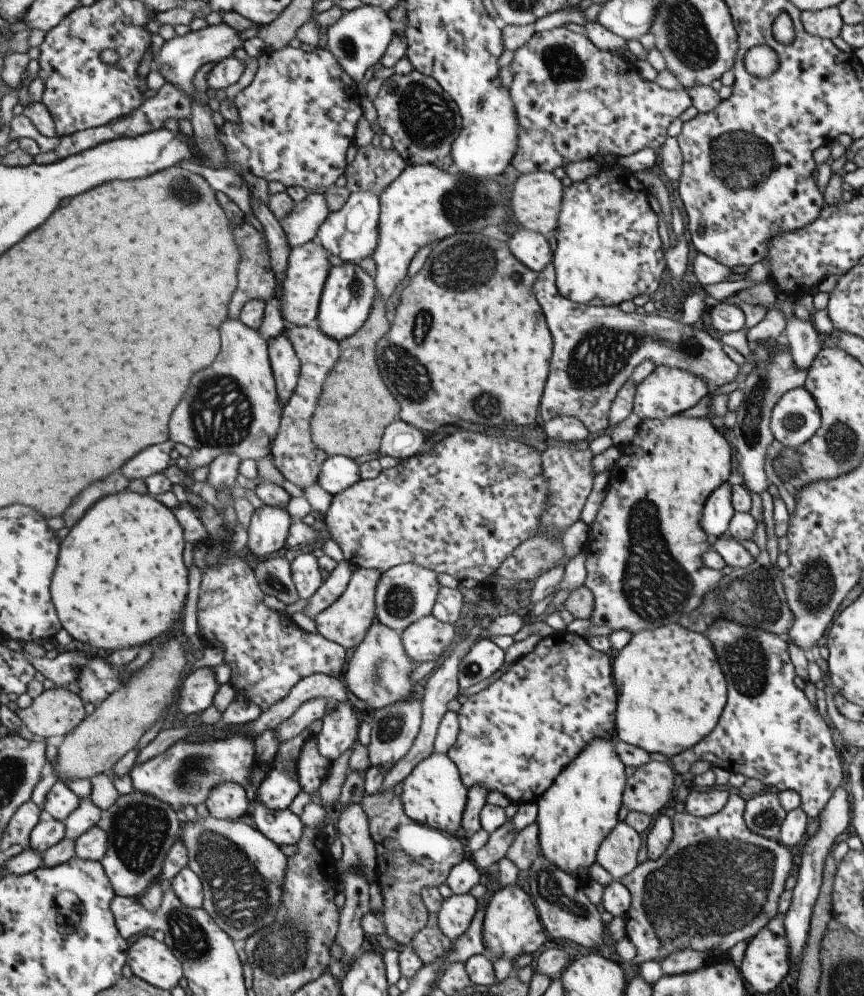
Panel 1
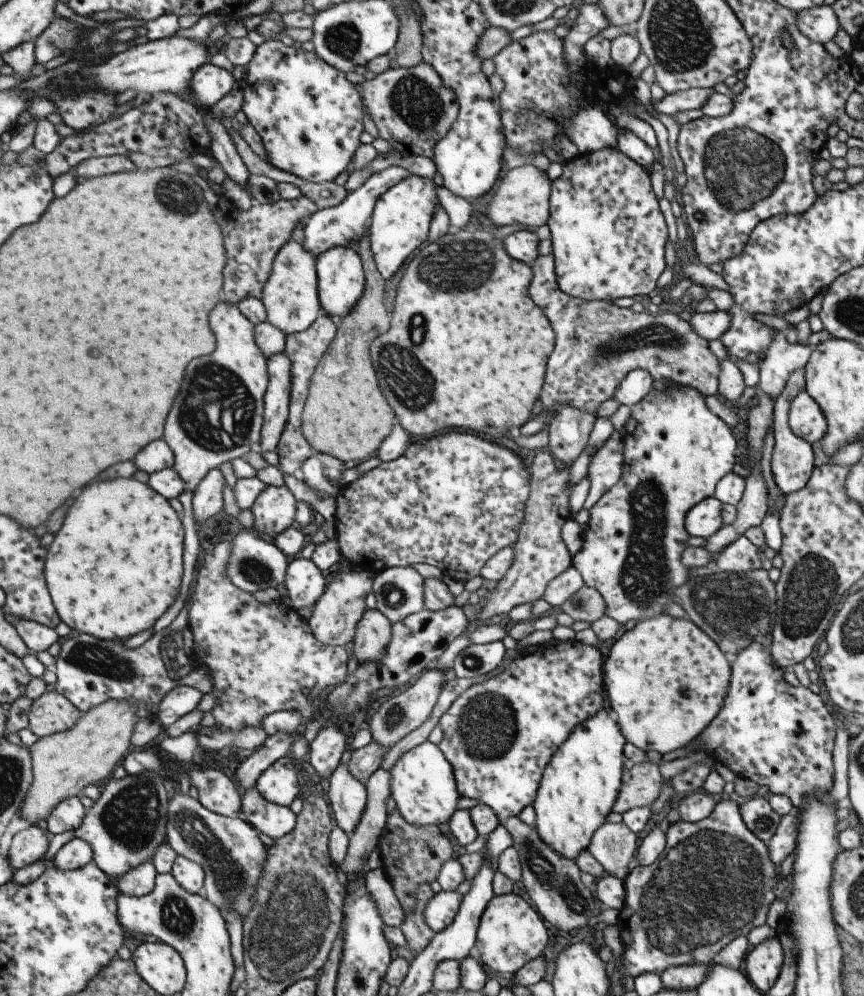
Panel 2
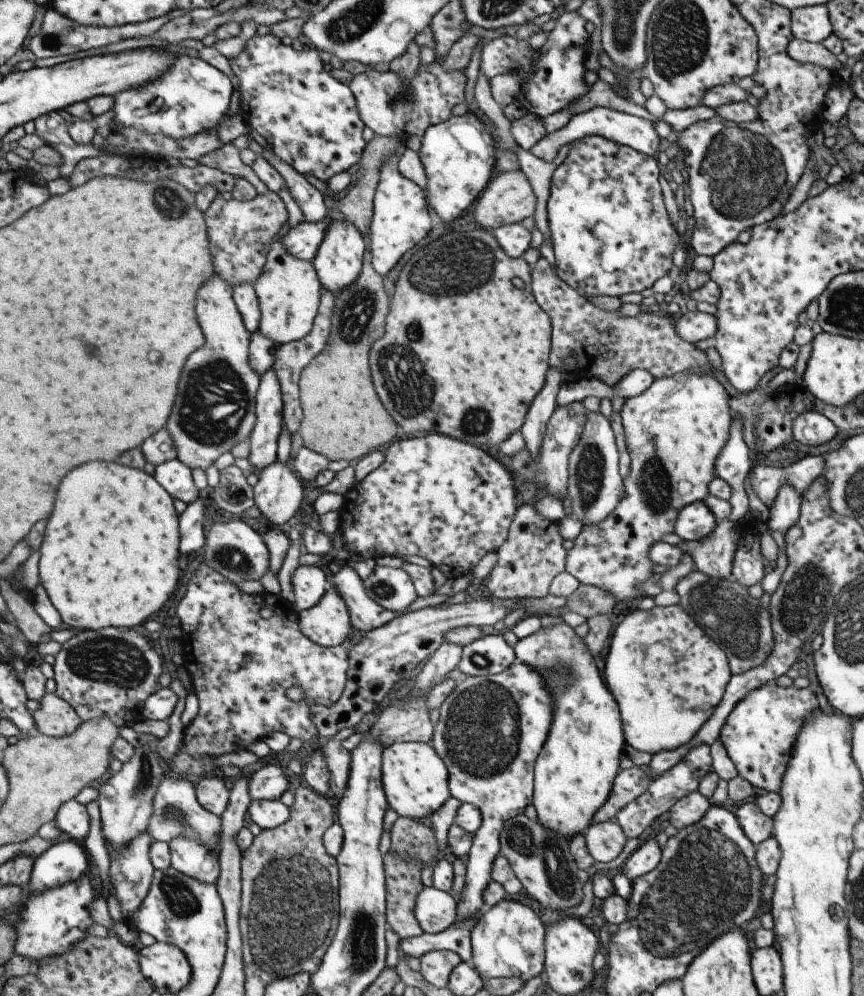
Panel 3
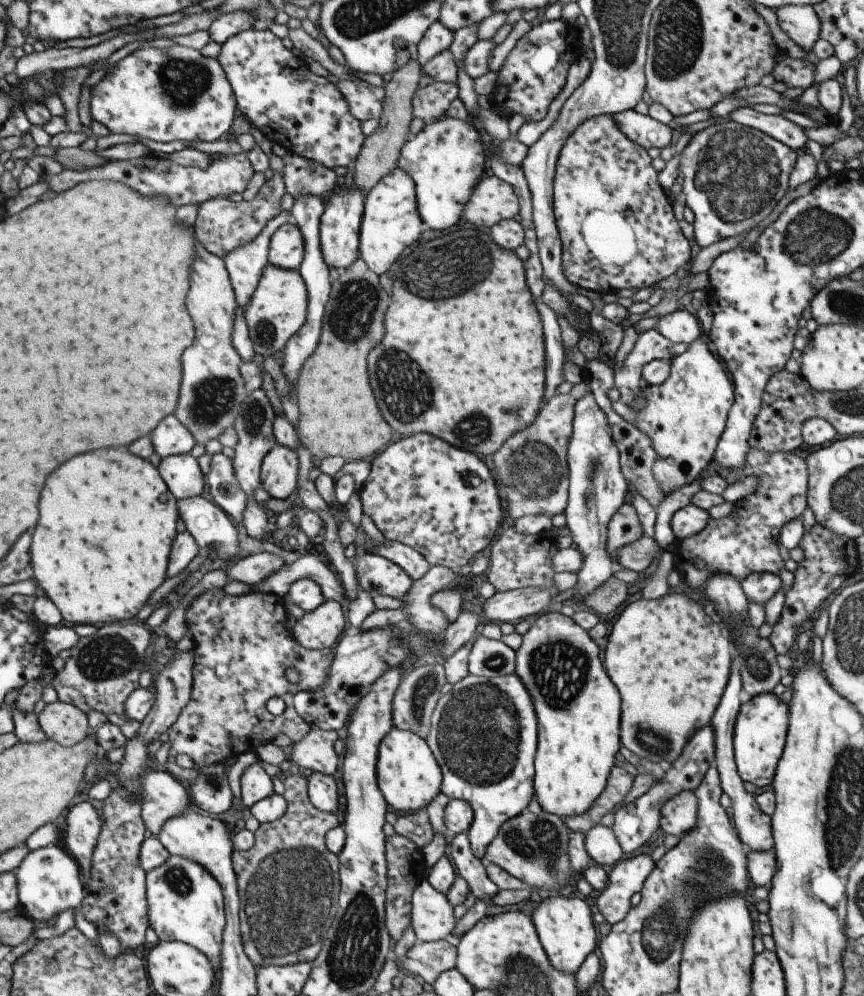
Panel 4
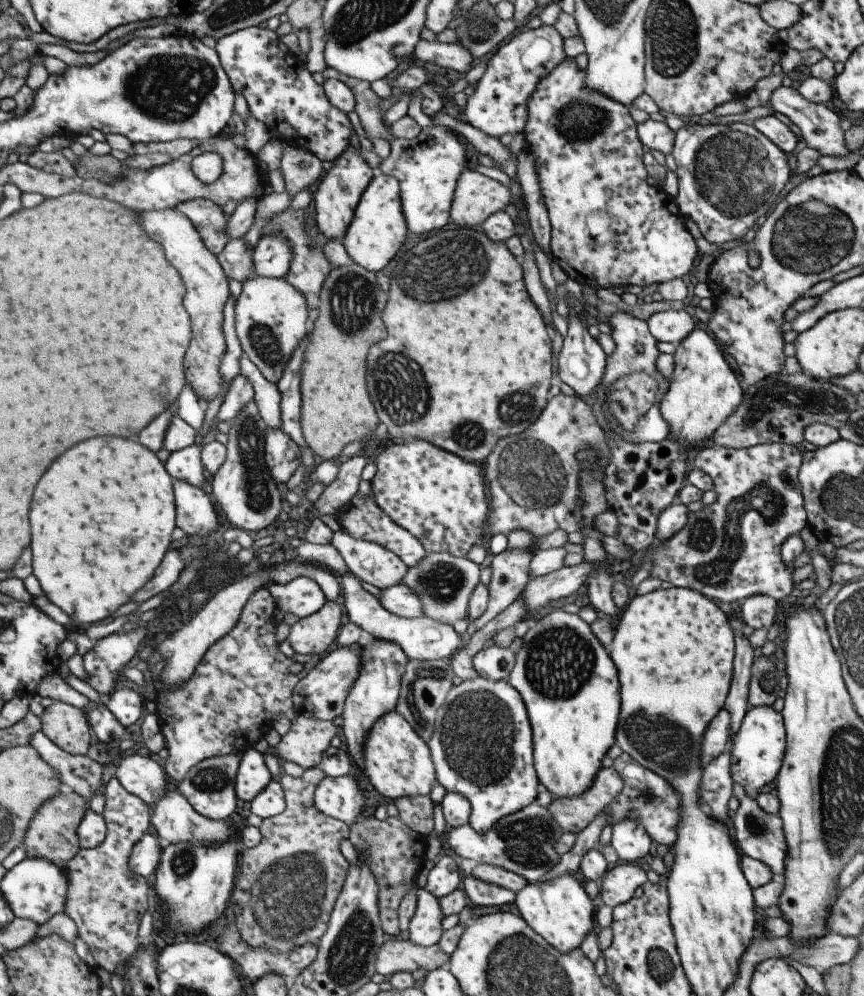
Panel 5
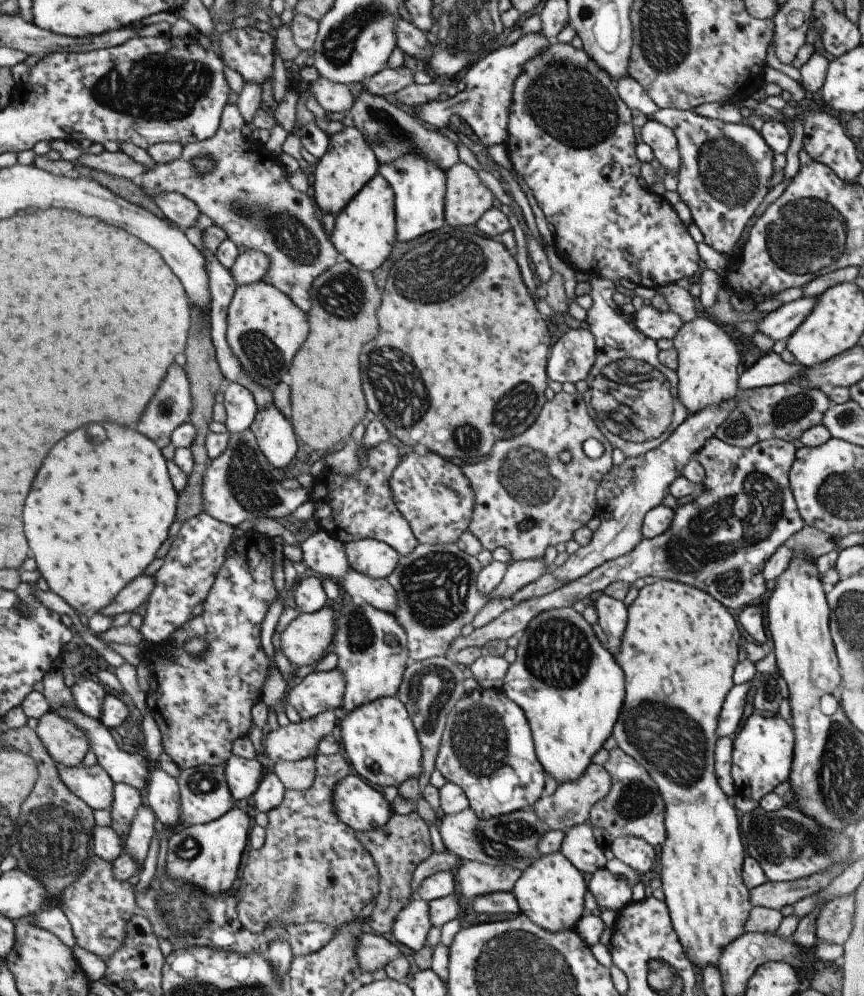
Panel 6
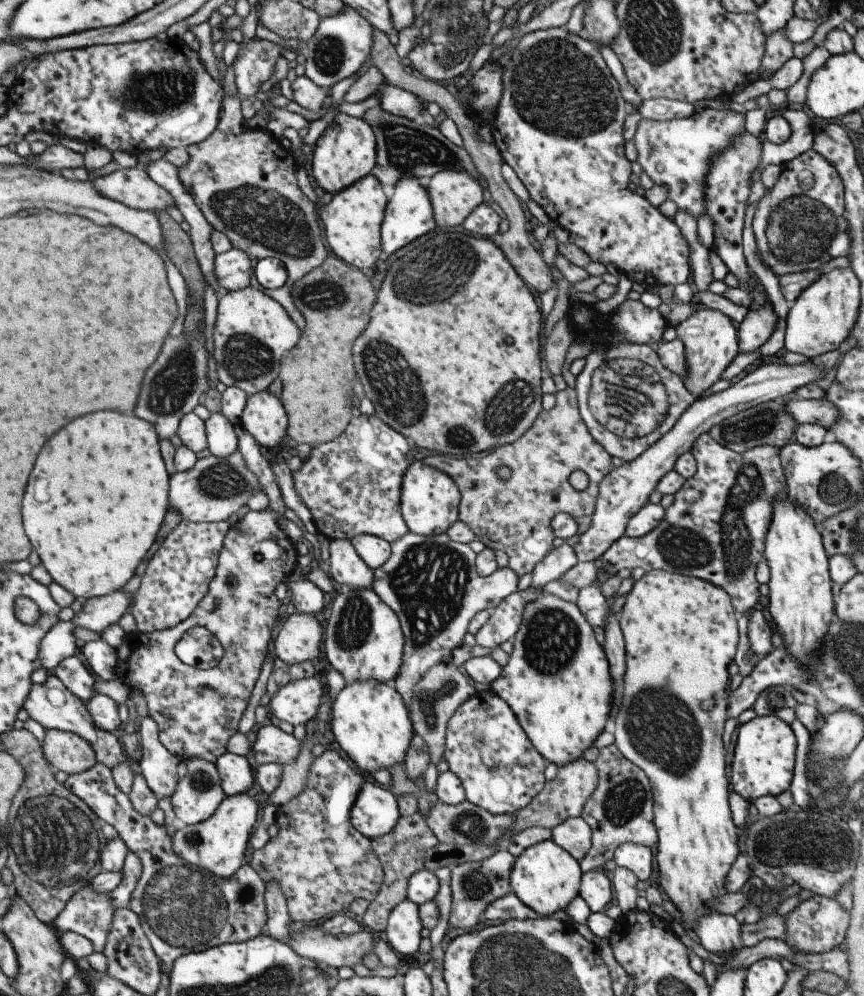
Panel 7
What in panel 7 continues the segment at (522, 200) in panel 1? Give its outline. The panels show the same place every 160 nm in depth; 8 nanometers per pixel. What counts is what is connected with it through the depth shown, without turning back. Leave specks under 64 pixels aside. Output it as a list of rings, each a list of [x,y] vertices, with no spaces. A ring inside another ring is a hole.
[[[461,169],[436,172],[424,181],[436,226],[453,228],[483,203],[477,181]]]

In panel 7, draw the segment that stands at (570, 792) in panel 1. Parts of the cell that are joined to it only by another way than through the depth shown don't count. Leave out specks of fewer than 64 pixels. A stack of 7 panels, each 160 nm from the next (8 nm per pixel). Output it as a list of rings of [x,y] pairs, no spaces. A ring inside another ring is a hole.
[[[542,592],[532,603],[524,606],[519,628],[511,641],[513,646],[509,660],[501,667],[499,676],[491,682],[489,690],[509,705],[533,748],[547,764],[553,762],[559,768],[581,759],[581,754],[603,730],[614,704],[614,684],[608,660],[602,646],[596,641],[592,626],[583,618],[575,603]]]

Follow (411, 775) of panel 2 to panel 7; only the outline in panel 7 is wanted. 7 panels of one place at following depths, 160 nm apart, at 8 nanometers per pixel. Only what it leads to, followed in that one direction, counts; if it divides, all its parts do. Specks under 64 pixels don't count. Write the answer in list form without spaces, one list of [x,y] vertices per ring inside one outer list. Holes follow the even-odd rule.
[[[345,683],[330,708],[329,723],[330,732],[340,749],[355,763],[357,769],[370,775],[381,768],[389,771],[391,767],[403,764],[414,735],[408,708],[391,683]]]

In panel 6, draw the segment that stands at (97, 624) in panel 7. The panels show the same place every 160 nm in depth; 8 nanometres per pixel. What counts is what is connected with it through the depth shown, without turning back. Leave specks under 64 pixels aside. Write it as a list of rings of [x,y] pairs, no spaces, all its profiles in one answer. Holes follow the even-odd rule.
[[[139,575],[128,582],[115,596],[97,613],[115,616],[121,612],[139,611],[148,599],[149,593],[154,589],[154,578],[151,575]]]

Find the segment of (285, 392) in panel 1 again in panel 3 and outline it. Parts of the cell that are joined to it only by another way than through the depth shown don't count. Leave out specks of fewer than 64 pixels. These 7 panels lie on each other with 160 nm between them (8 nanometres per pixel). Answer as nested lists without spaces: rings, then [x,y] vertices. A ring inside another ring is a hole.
[[[271,367],[259,377],[254,399],[256,422],[247,440],[247,460],[258,472],[276,461],[277,438],[281,432],[283,403],[280,384]]]

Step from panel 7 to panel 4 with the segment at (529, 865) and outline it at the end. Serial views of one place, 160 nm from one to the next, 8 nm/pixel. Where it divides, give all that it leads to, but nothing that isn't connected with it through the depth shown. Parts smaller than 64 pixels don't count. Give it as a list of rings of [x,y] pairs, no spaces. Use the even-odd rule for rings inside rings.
[[[555,895],[540,900],[530,917],[549,964],[559,972],[574,975],[585,957],[595,950],[599,936],[597,930],[593,929],[595,922],[591,920],[587,904],[577,897],[567,897]]]

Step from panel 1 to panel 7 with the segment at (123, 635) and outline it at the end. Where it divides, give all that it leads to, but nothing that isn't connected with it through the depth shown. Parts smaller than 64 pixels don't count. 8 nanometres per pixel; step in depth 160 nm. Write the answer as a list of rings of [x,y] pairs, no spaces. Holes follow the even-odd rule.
[[[95,412],[69,422],[41,448],[23,492],[23,530],[51,580],[75,599],[83,601],[121,590],[156,540],[168,510],[170,477],[157,440],[153,426],[143,420],[117,412]]]

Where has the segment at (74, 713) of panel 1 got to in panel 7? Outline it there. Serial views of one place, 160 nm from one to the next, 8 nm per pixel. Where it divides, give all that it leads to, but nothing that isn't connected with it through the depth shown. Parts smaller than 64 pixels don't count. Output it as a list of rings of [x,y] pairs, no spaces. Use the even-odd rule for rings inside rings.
[[[45,729],[42,755],[55,771],[62,770],[68,775],[77,774],[91,768],[96,762],[92,746],[72,732],[57,729]]]

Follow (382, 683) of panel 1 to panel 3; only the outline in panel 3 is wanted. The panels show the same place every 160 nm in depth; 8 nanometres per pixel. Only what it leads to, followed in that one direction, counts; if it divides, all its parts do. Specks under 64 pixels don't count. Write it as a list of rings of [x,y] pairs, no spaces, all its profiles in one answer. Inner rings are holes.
[[[347,563],[334,573],[329,586],[339,593],[350,616],[350,625],[358,630],[359,634],[379,628],[401,614],[392,613],[375,604],[366,593],[362,580]]]

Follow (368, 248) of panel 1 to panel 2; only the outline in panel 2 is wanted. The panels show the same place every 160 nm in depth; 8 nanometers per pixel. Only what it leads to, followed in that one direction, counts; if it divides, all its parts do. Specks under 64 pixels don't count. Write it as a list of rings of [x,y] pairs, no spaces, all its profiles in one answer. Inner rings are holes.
[[[394,166],[373,173],[359,188],[349,191],[337,206],[317,209],[302,226],[301,246],[316,256],[330,248],[348,247],[349,242],[358,242],[366,233],[366,227],[370,224],[371,211],[379,195],[407,175],[411,174],[402,167]]]

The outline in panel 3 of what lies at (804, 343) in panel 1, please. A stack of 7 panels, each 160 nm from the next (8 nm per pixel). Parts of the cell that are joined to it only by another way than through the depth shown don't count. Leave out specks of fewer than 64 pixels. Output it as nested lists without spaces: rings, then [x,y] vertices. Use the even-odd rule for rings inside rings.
[[[781,483],[776,497],[769,508],[768,520],[765,522],[769,529],[783,533],[796,520],[800,511],[801,495],[794,485]]]

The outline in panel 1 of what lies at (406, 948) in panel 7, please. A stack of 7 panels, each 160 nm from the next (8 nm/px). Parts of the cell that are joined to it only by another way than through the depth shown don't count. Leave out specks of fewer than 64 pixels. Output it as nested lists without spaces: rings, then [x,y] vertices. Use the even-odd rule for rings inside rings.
[[[451,894],[441,900],[441,906],[437,910],[437,926],[441,934],[449,941],[456,939],[469,928],[469,922],[477,910],[477,900],[470,894]]]

